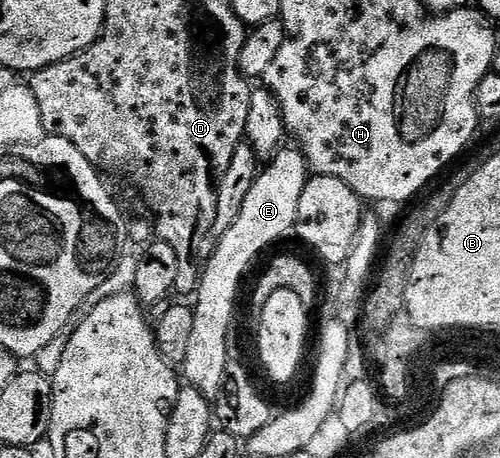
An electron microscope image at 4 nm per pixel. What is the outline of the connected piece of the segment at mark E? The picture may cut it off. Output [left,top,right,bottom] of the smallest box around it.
[180,146,308,398]

